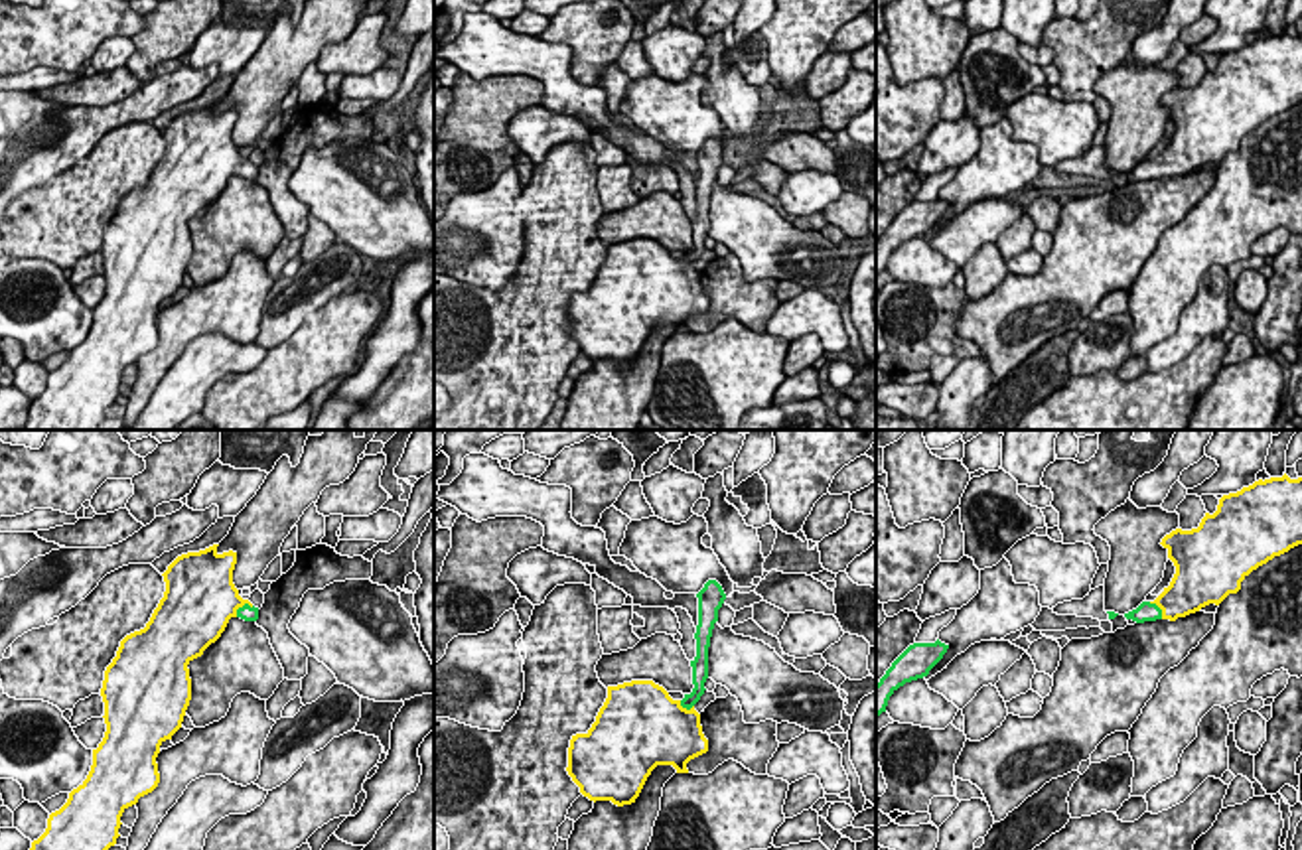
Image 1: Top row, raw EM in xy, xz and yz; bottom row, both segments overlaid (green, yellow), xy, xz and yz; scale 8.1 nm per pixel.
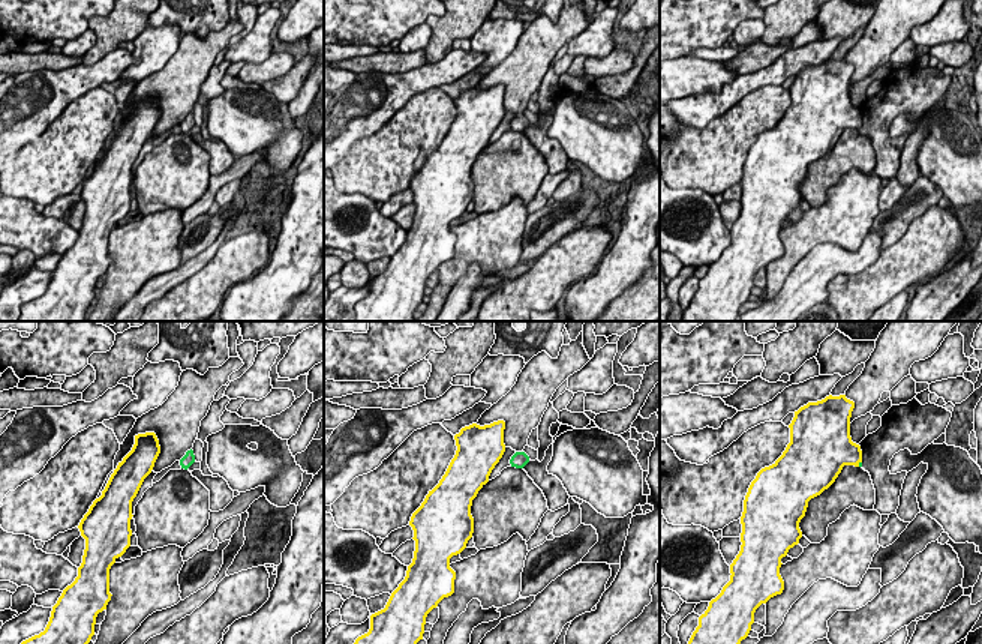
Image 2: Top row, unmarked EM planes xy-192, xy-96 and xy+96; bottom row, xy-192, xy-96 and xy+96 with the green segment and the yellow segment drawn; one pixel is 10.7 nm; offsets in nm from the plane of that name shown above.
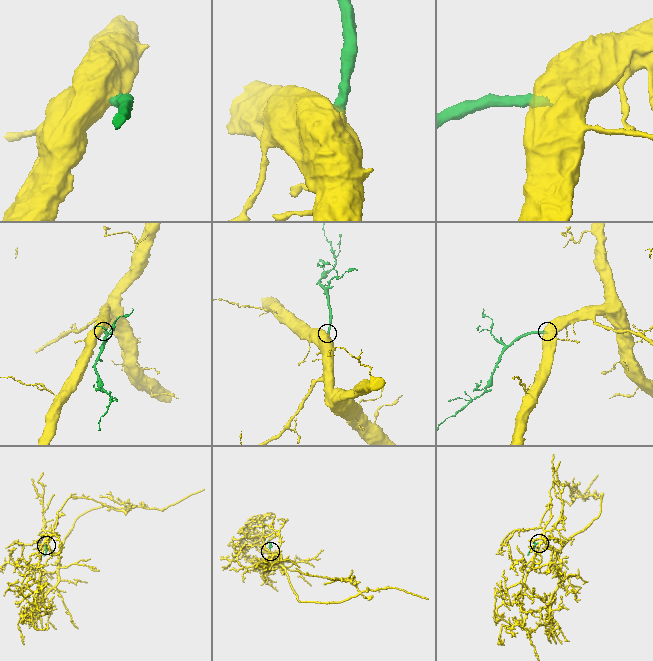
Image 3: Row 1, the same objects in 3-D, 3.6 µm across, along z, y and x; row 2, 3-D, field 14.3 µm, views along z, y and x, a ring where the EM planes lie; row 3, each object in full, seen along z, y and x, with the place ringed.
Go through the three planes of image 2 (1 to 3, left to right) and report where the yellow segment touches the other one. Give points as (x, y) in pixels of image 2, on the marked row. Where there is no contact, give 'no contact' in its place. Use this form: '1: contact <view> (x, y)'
1: no contact
2: no contact
3: contact xy+96 (859, 464)

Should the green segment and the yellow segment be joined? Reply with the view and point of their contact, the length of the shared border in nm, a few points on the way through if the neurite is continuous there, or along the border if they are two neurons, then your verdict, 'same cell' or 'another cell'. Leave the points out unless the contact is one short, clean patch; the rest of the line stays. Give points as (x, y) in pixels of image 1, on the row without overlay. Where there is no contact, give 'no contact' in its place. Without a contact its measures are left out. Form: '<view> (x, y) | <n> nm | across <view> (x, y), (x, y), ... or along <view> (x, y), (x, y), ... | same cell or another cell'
xy (241, 166) | 180 nm | across xy (249, 172), (241, 166), (212, 158) | same cell

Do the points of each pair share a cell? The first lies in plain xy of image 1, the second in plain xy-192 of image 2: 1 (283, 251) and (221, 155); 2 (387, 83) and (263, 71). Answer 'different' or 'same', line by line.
1: different
2: same

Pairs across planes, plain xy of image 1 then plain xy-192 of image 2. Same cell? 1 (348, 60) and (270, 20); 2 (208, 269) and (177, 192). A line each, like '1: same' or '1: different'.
1: same
2: same

